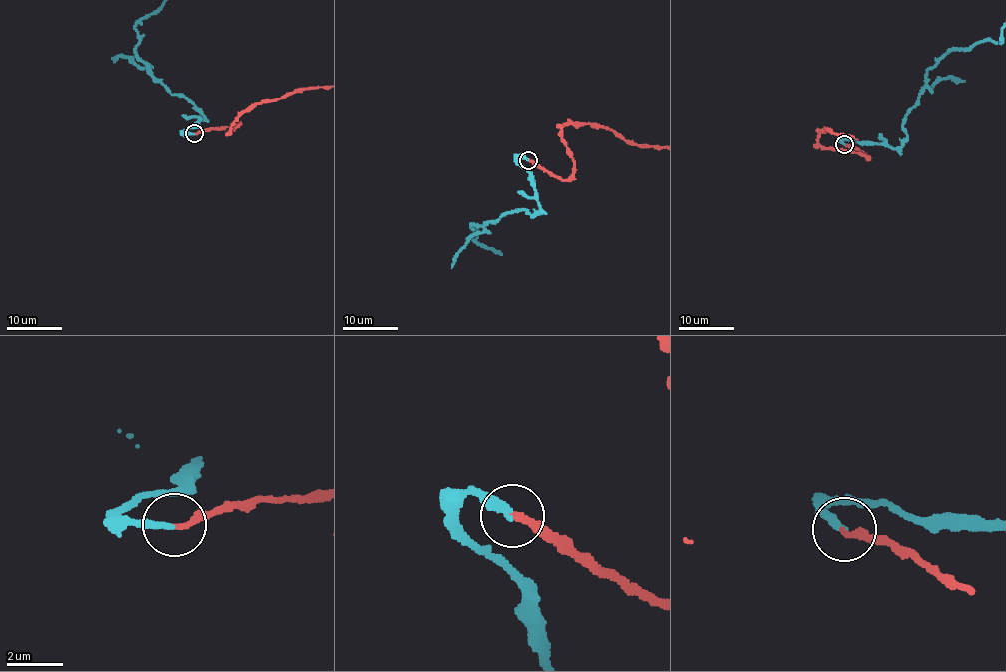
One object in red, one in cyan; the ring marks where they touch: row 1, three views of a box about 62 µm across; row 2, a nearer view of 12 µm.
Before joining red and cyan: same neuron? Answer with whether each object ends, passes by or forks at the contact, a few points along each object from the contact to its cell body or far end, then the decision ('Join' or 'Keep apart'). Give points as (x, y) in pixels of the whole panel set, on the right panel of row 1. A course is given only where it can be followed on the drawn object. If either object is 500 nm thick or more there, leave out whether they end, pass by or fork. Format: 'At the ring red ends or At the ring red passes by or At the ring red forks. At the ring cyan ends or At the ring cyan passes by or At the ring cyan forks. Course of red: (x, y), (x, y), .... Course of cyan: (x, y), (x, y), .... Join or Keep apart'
At the ring red ends. At the ring cyan ends. Join

